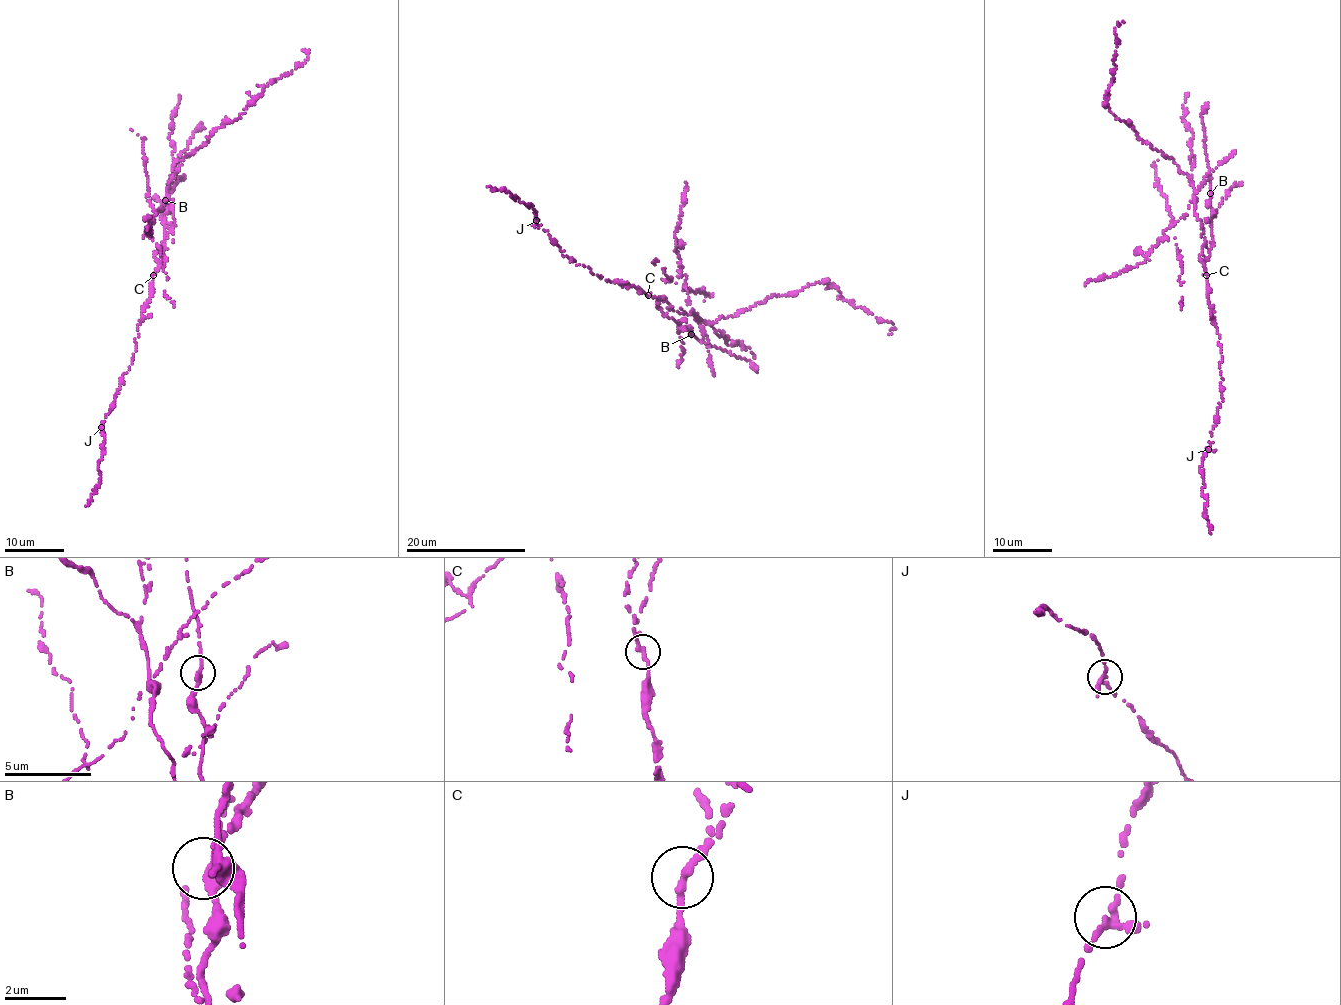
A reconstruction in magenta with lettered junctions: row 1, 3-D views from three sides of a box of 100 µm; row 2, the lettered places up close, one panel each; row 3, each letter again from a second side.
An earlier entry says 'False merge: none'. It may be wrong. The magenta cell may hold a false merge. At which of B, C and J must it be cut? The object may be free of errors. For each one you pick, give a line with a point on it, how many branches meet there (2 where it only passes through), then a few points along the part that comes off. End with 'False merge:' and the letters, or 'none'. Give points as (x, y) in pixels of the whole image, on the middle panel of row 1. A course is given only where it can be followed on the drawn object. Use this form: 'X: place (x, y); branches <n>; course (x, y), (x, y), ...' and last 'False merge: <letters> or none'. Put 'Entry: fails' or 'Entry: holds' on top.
Entry: fails
C: place (648, 295); branches 3; course (648, 295), (706, 323), (776, 294), (831, 284), (857, 308), (894, 324), (889, 334)
False merge: C

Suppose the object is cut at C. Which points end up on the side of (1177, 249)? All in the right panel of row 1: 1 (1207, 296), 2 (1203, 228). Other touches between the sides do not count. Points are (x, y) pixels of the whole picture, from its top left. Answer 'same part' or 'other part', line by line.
1: other part
2: same part

